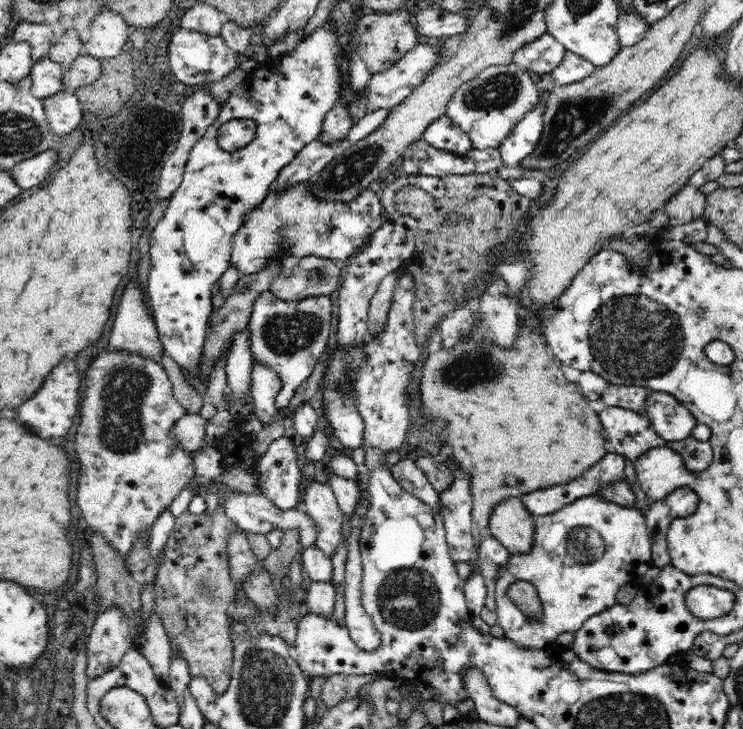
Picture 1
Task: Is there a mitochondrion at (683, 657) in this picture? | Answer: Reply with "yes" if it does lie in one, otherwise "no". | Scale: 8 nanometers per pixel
no

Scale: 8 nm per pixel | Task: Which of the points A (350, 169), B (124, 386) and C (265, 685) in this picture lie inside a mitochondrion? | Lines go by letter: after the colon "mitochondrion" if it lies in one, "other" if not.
A: mitochondrion
B: mitochondrion
C: mitochondrion

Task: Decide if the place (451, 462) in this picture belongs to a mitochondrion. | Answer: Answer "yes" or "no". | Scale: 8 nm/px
no

